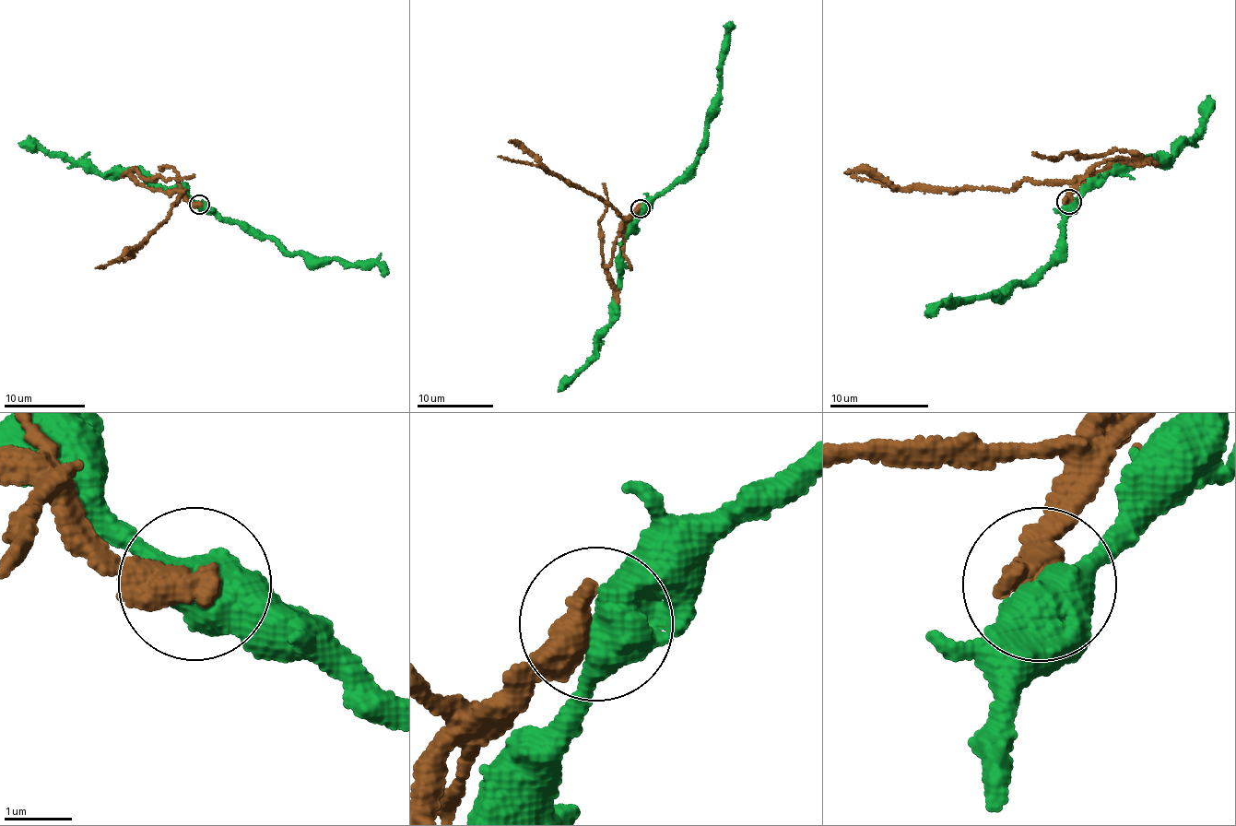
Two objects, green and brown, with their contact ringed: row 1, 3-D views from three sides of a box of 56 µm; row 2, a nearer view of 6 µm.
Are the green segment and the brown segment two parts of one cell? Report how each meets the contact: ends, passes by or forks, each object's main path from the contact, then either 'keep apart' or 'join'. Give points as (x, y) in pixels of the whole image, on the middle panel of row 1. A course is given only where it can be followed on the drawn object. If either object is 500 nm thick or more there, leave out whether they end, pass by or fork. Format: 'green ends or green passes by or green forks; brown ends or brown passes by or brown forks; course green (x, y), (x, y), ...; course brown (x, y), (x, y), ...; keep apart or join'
course green (641, 208), (682, 175), (699, 155), (707, 113), (720, 87), (720, 61), (725, 28), (730, 23); course brown (640, 208), (623, 218), (598, 196), (570, 186), (556, 175), (546, 173), (541, 167), (498, 157); keep apart

